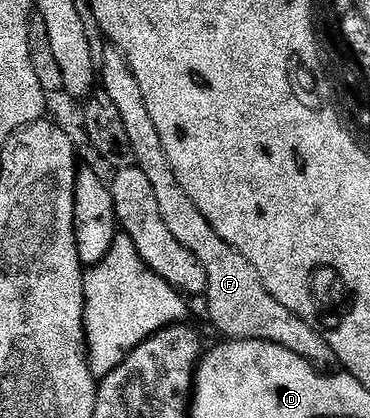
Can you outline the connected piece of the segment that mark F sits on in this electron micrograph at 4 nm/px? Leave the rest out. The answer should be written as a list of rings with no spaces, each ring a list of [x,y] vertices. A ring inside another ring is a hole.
[[[105,45],[99,51],[99,83],[107,97],[115,101],[119,117],[123,117],[123,129],[127,129],[127,141],[131,141],[134,164],[143,169],[144,176],[155,189],[159,217],[163,217],[168,238],[172,242],[174,239],[179,246],[186,247],[193,254],[192,258],[205,270],[203,296],[205,295],[205,303],[209,306],[210,321],[225,334],[222,336],[226,340],[271,341],[275,345],[283,345],[283,349],[291,349],[291,353],[303,357],[309,363],[321,365],[325,355],[327,359],[324,337],[311,325],[307,325],[307,321],[291,313],[291,309],[279,305],[279,301],[275,301],[271,293],[267,293],[252,265],[234,247],[227,245],[227,241],[223,241],[219,233],[211,229],[203,213],[195,209],[191,197],[187,197],[187,193],[183,193],[183,189],[175,181],[175,173],[157,140],[155,125],[151,125],[151,117],[142,101],[133,71],[129,68],[126,56],[112,45]]]

